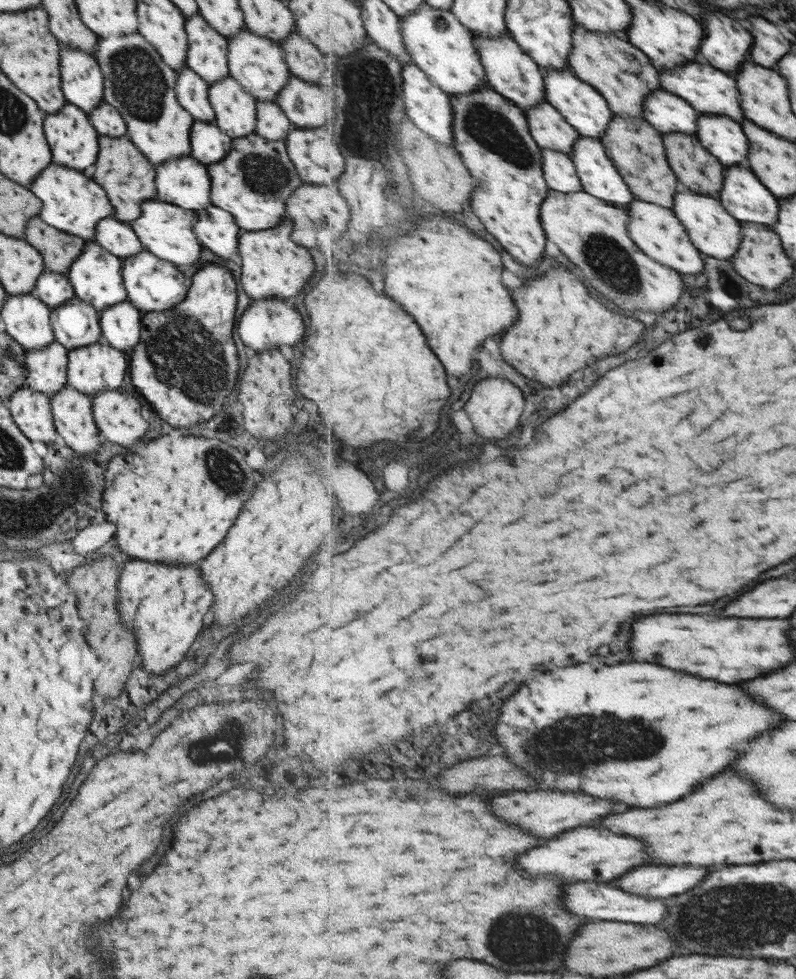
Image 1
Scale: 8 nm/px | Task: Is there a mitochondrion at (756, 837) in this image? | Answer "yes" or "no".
no

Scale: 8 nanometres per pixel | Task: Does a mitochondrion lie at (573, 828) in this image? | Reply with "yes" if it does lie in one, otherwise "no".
no

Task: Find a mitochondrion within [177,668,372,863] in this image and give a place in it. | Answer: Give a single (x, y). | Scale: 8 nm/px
(207, 746)

